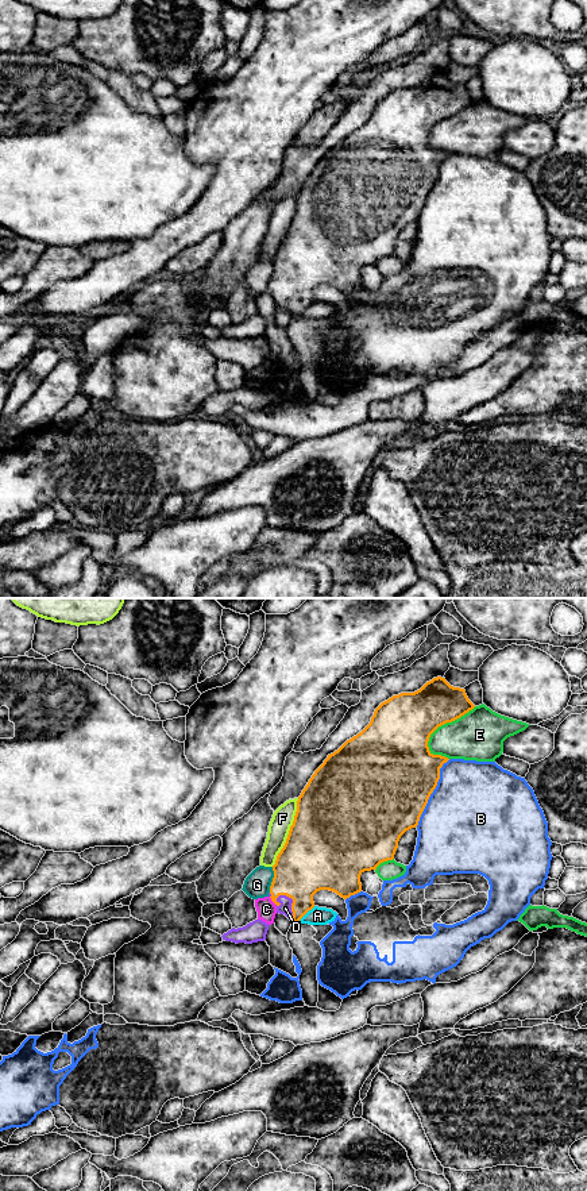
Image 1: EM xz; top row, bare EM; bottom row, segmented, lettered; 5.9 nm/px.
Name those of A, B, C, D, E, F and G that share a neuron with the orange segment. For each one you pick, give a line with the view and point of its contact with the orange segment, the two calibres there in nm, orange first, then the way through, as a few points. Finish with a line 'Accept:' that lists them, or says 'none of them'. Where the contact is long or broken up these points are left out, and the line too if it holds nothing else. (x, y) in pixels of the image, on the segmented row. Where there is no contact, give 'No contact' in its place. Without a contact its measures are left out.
D: Touches orange at xz (292, 904). Thickness 340 nm (orange) against 80 nm. Path across: xz (306, 864), (292, 889), (292, 904), (285, 908)
Accept: D

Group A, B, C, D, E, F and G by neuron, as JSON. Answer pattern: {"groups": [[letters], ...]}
{"groups": [["A"], ["B"], ["C"], ["D"], ["E"], ["F"], ["G"]]}

